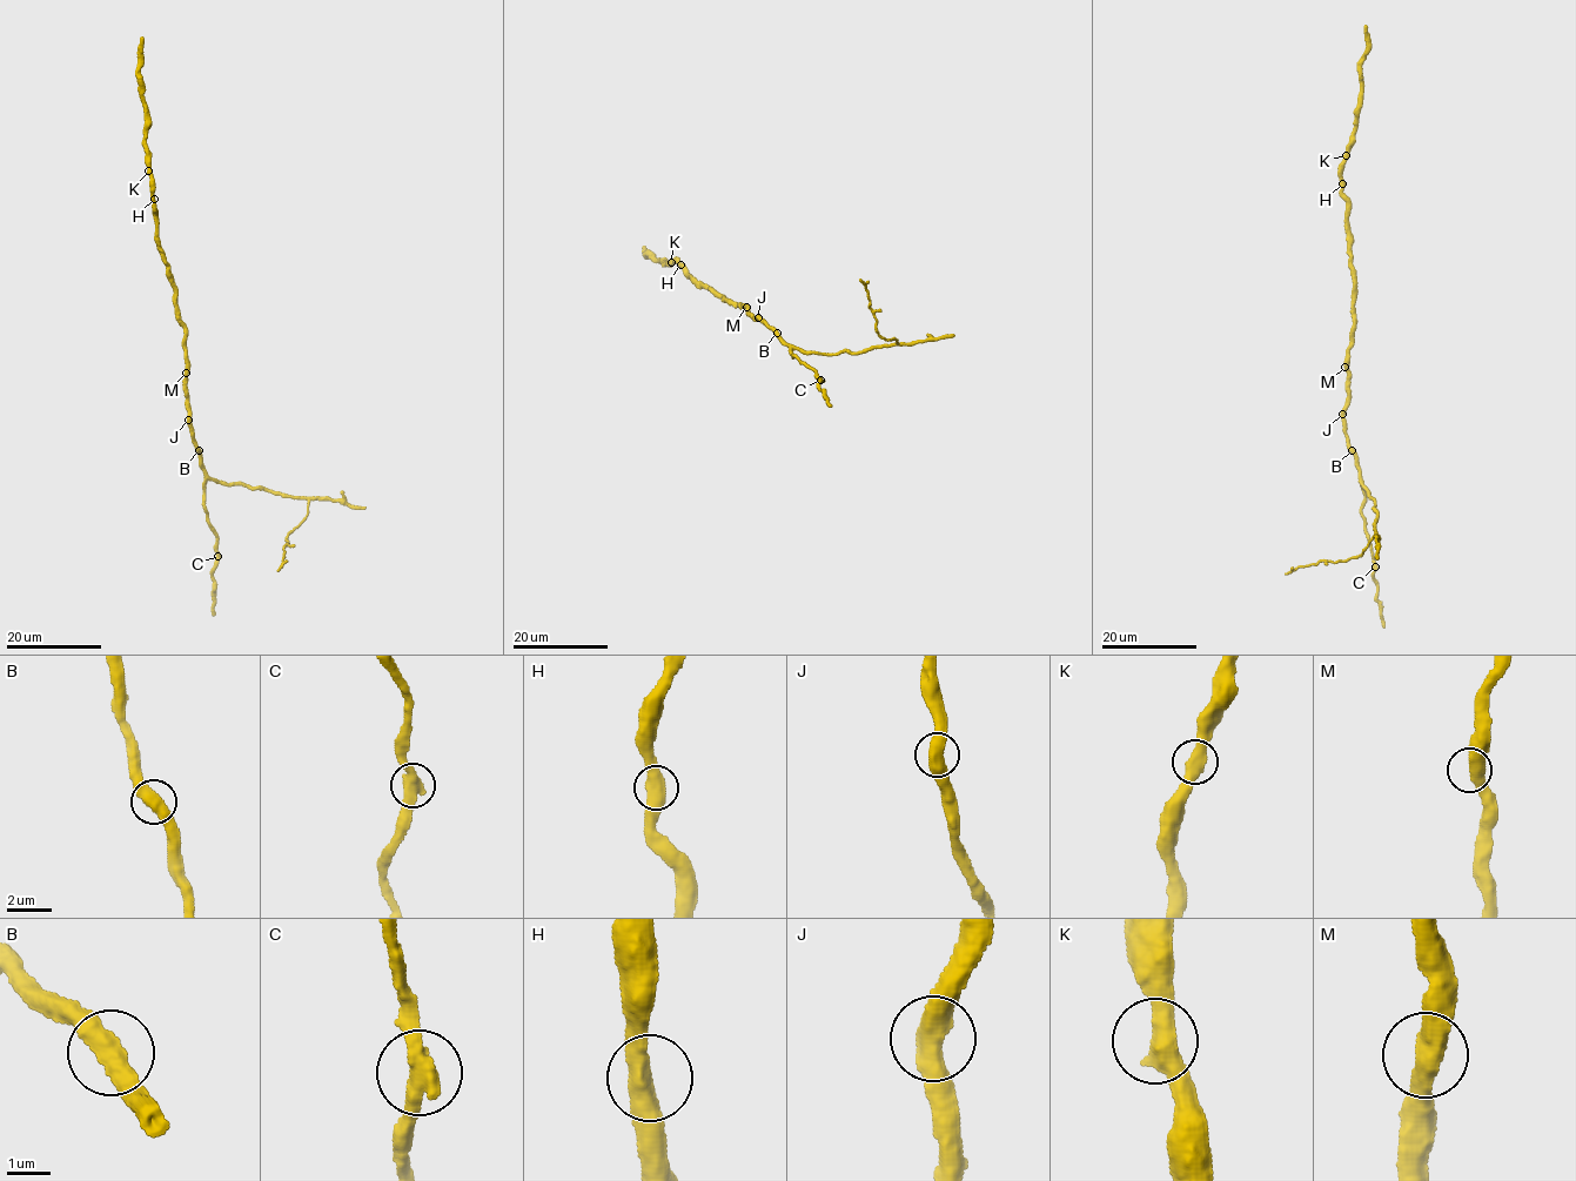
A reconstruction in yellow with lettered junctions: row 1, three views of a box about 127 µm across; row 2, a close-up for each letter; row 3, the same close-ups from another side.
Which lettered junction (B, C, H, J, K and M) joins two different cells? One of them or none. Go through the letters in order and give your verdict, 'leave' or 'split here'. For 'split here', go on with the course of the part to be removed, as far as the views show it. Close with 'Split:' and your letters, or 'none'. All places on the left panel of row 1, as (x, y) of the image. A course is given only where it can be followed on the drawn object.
B: leave
C: leave
H: leave
J: leave
K: leave
M: leave
Split: none

